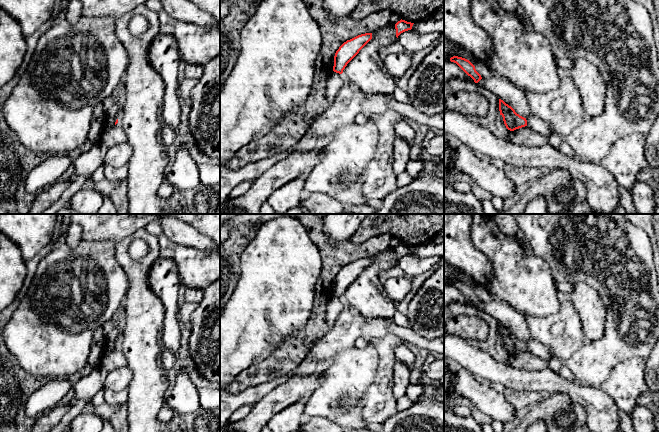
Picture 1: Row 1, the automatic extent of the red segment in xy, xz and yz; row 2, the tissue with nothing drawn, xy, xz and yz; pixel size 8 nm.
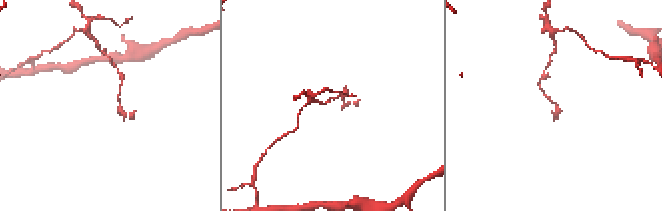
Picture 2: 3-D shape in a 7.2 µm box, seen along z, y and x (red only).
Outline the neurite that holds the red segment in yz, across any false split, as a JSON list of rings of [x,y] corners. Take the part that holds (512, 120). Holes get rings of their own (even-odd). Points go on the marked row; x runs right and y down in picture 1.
[[[499,99],[499,111],[508,130],[514,131],[516,129],[527,126],[526,118],[517,114],[511,106],[506,104],[501,99]]]

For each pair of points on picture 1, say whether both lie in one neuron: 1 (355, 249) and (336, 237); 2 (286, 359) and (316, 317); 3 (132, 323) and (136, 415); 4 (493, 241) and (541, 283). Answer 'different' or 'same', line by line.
1: different
2: same
3: same
4: same

